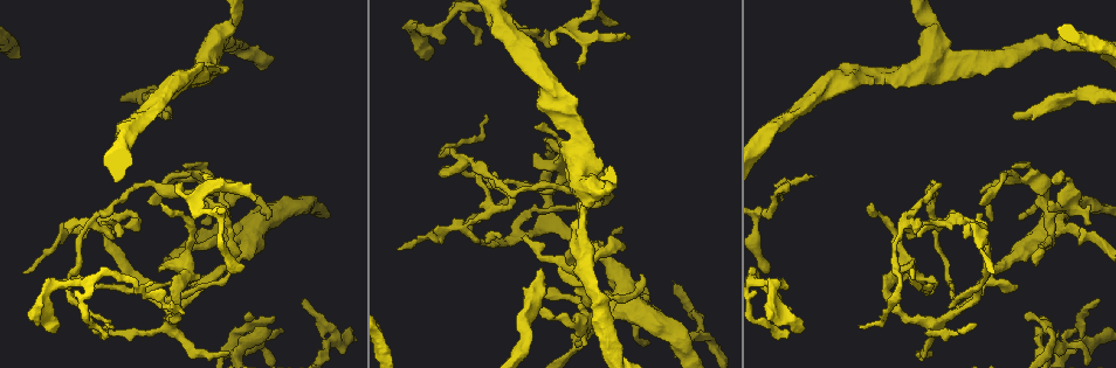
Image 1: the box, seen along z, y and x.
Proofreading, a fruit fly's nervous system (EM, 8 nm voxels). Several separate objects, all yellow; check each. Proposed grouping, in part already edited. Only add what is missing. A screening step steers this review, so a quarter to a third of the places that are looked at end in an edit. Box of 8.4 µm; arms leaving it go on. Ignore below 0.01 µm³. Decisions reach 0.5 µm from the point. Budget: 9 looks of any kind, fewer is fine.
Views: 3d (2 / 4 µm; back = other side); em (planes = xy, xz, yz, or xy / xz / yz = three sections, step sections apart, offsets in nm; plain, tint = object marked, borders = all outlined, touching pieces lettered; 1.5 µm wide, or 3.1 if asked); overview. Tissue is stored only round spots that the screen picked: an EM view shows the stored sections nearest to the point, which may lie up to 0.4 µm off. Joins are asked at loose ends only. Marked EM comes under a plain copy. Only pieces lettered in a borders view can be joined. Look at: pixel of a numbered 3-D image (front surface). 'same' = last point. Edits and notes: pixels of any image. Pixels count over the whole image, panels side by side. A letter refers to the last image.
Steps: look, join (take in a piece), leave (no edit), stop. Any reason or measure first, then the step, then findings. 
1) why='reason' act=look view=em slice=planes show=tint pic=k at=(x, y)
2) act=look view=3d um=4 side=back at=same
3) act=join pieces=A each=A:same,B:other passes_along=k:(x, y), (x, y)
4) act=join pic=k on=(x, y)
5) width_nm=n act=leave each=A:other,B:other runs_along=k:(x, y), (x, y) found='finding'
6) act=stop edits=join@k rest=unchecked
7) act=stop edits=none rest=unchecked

why='long arm stops here' act=look view=em slice=planes show=borders pic=1 at=(449, 165)

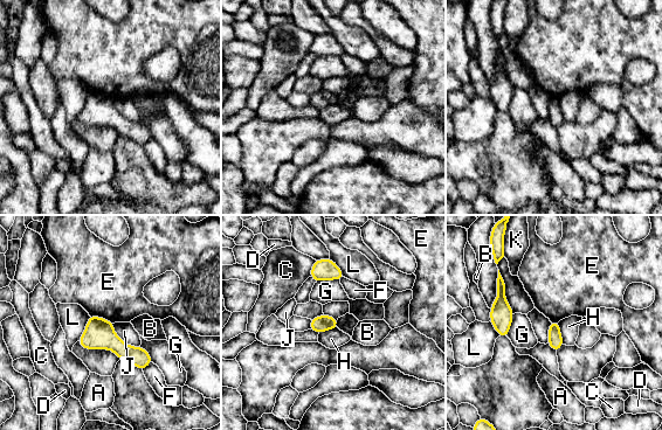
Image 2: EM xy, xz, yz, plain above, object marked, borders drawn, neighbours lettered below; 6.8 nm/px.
act=leave each=A:other,B:other,C:other,D:other,E:other,F:other,G:other,H:other,J:other,K:other,L:other border=2:(112, 324), (124, 341), (139, 346) found='none of them fits'

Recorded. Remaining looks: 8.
why='tapers out' act=look view=3d um=4 pic=1 at=(580, 66)

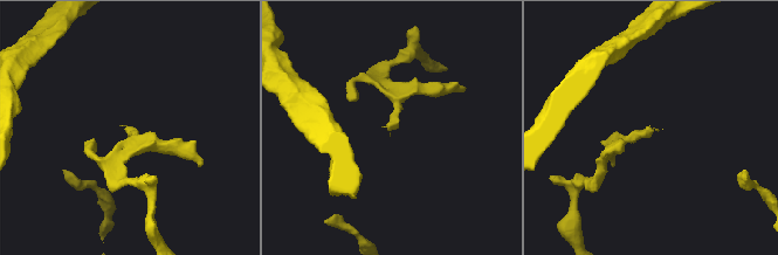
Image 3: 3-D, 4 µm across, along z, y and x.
act=look view=em slice=yz step=4 show=borders pic=3 at=(128, 128)

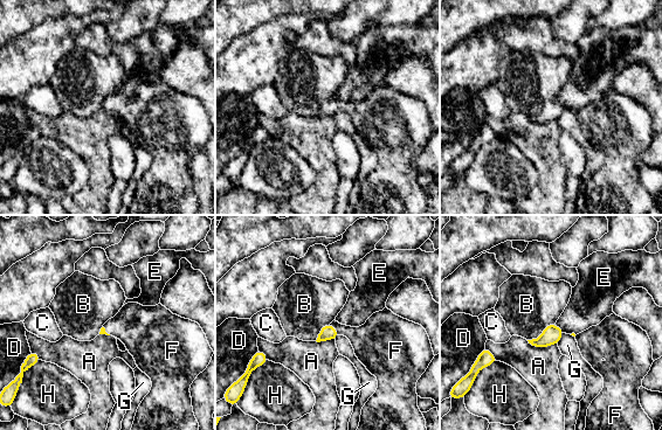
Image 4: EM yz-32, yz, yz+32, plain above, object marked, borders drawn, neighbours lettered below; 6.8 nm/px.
why='cut it another way' act=look view=em slice=xz step=8 show=borders at=same

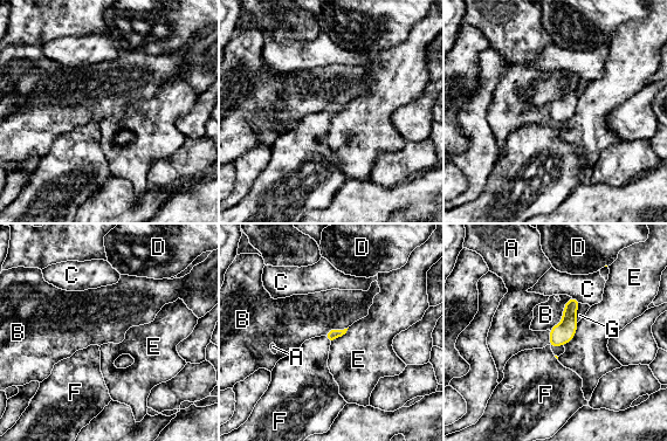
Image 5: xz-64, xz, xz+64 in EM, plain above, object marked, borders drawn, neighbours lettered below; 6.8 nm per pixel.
act=join pieces=F each=A:other,B:other,C:other,D:other,E:other,F:same,G:other passes_along=5:(332, 333), (327, 339), (307, 370) found='it goes on there'

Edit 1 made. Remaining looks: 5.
why='thin end' act=look view=3d um=2 pic=1 at=(183, 309)

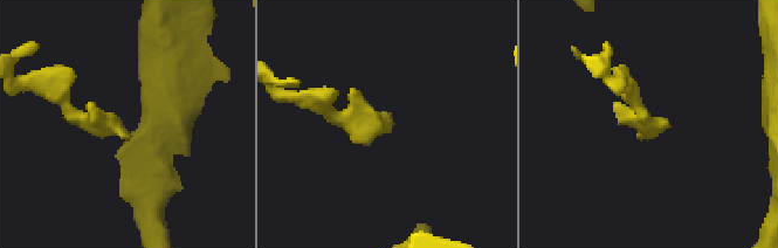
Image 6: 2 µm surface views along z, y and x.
act=look view=em slice=xz step=4 show=borders pic=6 at=(659, 131)

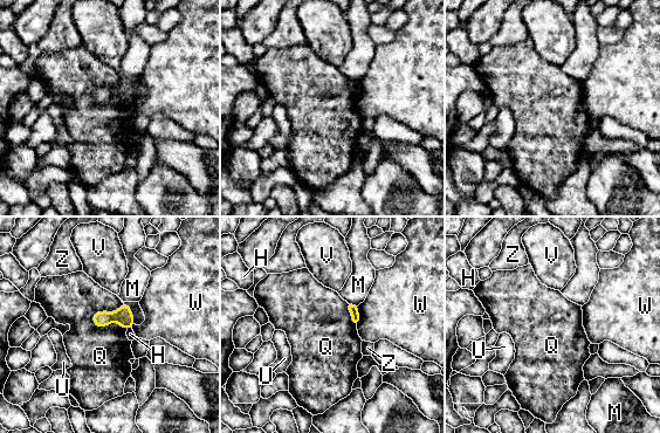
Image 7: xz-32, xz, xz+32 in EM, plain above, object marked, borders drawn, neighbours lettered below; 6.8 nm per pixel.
width_nm=120 act=leave each=H:other,M:other,Q:other,U:other,V:other,W:other,Z:other border=7:(91, 314), (96, 327), (126, 330) found='none of them fits'

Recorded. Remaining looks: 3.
why='an open end' act=look view=em slice=planes show=borders pic=1 at=(539, 273)

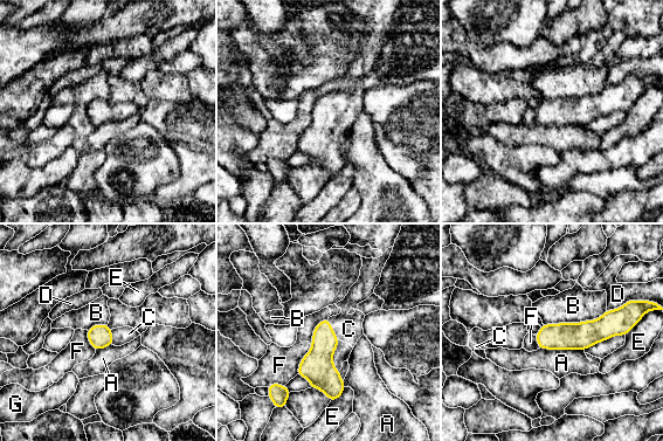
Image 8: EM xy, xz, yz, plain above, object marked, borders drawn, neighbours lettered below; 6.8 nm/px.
act=join pieces=C each=A:other,B:other,C:same,D:other,E:other,F:other,G:other passes_along=8:(318, 362), (332, 329), (349, 329) found='the neuron continues'

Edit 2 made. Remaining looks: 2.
act=stop edits=join@5,join@8 rest=unchecked

